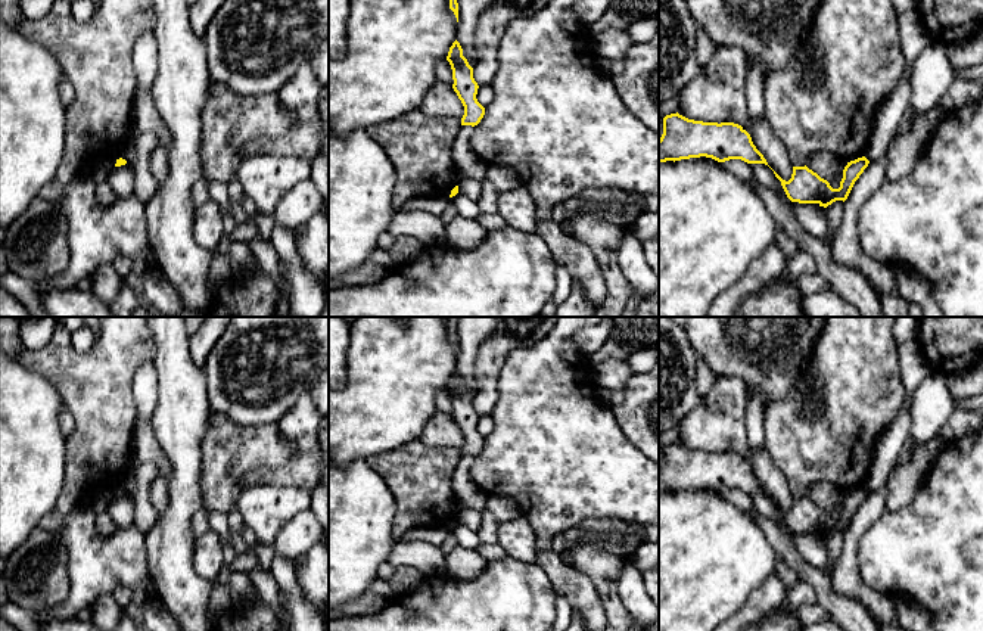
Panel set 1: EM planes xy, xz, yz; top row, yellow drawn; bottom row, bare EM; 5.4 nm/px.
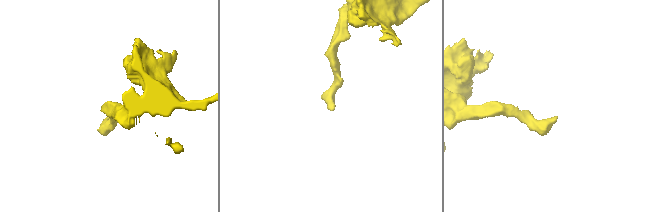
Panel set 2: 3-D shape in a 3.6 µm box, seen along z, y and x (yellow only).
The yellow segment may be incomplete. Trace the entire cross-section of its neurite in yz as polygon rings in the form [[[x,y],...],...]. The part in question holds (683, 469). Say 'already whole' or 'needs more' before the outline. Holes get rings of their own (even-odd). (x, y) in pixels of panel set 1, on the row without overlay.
already whole | [[[671,444],[663,448],[659,469],[659,492],[690,488],[712,488],[718,492],[741,489],[747,494],[765,494],[750,464],[734,453],[703,453]]]

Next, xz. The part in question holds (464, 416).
already whole | [[[457,370],[449,377],[447,391],[449,392],[452,400],[452,419],[464,436],[461,456],[475,457],[483,448],[485,438],[476,429],[479,416],[473,408],[473,398],[463,386],[463,379]]]

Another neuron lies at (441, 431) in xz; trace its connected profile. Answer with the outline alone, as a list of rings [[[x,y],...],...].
[[[436,411],[427,422],[420,441],[435,448],[463,448],[464,436],[451,416]]]

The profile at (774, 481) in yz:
[[[747,448],[741,456],[746,460],[756,479],[763,485],[768,495],[786,512],[791,509],[793,495],[786,475],[772,463],[769,454],[763,450]]]

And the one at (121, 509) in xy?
[[[130,494],[113,497],[109,501],[108,512],[116,528],[128,528],[134,522],[134,506]]]

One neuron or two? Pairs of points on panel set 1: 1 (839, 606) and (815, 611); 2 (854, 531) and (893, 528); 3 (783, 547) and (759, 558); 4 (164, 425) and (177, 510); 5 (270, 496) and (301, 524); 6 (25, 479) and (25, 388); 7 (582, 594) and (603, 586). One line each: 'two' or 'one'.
1: two
2: two
3: two
4: one
5: two
6: one
7: two

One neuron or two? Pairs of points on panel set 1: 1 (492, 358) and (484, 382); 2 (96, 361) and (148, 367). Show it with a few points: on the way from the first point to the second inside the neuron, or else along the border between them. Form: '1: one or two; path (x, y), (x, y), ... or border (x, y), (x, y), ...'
1: one; path (488, 364), (487, 376)
2: two; border (152, 358), (146, 360), (134, 376), (133, 400)

